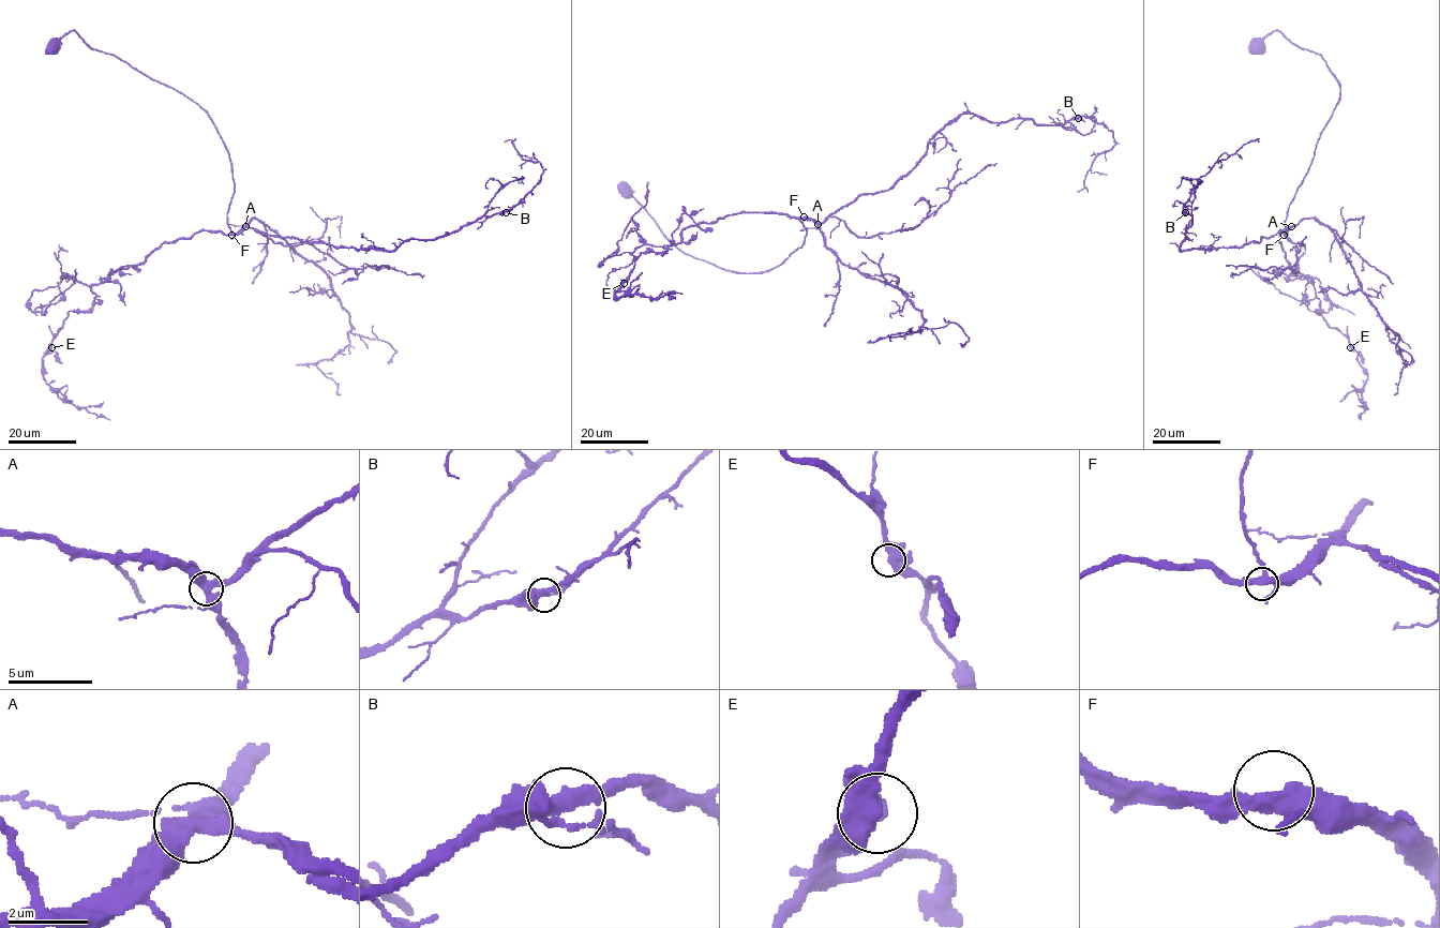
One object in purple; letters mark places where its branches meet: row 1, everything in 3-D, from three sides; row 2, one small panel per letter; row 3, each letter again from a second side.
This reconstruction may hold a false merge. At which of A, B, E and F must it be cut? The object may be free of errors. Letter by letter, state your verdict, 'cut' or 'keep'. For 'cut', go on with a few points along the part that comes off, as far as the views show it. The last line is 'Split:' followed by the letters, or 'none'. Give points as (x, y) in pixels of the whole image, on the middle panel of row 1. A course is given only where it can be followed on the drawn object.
A: keep
B: keep
E: keep
F: keep
Split: none

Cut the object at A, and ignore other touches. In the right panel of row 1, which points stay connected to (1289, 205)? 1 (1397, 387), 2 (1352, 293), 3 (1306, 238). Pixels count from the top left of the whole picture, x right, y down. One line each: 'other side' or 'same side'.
1: other side
2: other side
3: same side

